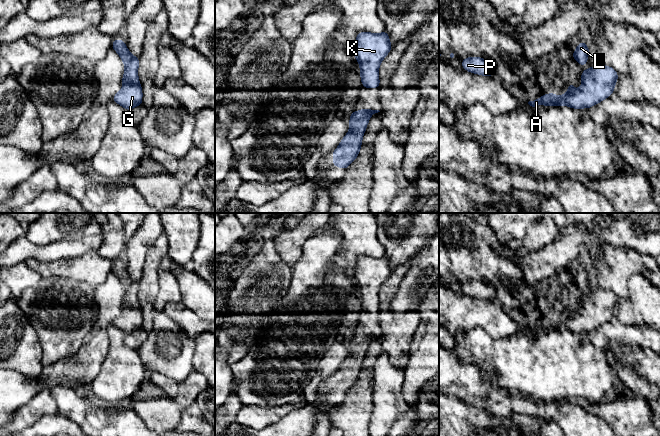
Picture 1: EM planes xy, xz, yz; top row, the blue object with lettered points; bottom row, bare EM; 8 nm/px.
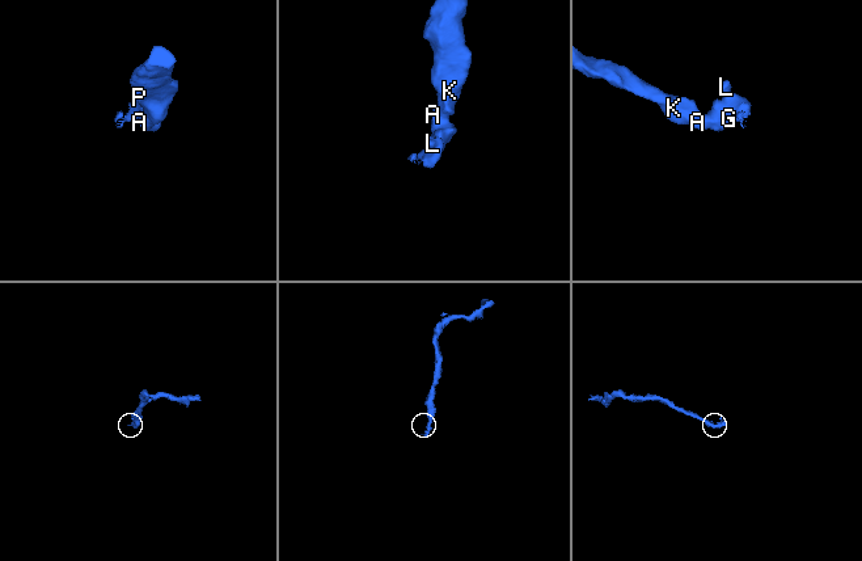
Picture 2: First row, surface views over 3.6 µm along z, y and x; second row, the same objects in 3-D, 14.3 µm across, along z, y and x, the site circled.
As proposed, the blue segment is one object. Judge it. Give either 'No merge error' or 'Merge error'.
No merge error

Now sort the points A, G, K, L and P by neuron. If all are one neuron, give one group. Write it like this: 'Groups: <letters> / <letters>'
Groups: A G K L P

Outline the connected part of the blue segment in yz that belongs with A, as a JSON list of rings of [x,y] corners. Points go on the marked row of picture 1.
[[[599,63],[581,72],[582,84],[578,90],[573,88],[574,82],[572,82],[568,85],[568,92],[560,97],[555,93],[549,93],[529,101],[528,104],[532,107],[542,104],[547,107],[559,105],[573,109],[588,109],[611,96],[618,74],[614,68]]]

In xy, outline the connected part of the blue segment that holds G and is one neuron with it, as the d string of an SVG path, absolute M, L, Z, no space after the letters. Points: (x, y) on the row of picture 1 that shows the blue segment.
M122 39L113 40L114 49L125 65L122 78L122 89L116 93L112 101L118 103L126 110L132 110L142 105L142 87L138 78L139 57L133 56Z

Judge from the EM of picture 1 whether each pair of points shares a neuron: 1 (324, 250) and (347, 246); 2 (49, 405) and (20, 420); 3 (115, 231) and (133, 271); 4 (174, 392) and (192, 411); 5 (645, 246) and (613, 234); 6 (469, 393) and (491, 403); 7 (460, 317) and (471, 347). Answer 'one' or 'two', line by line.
1: two
2: one
3: two
4: two
5: one
6: one
7: two

